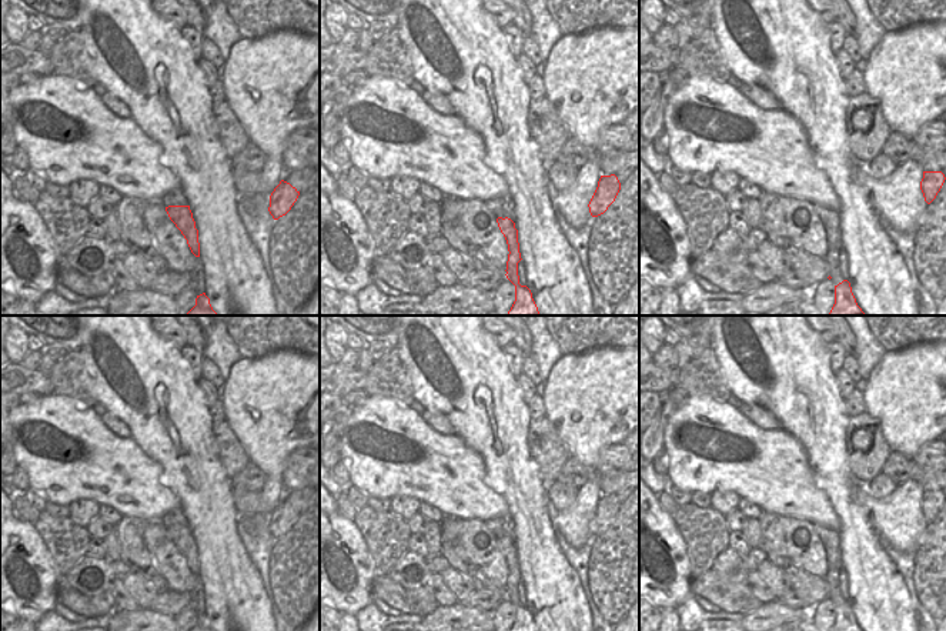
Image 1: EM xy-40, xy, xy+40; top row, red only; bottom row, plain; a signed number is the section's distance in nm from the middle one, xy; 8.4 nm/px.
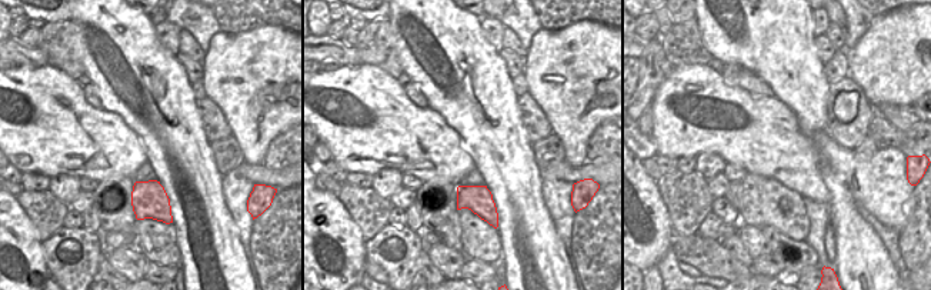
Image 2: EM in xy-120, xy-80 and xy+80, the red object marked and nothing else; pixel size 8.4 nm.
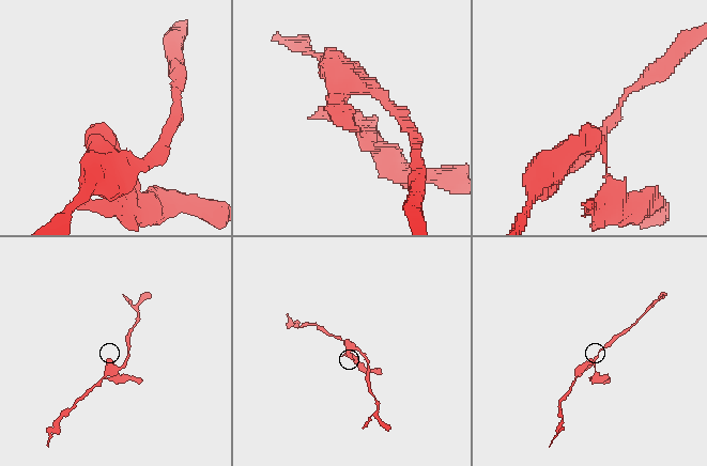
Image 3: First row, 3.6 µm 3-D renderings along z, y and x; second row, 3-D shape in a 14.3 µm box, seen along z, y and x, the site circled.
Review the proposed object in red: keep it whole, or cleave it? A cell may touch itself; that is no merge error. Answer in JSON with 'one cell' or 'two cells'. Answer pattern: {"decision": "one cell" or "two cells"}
{"decision": "two cells"}

